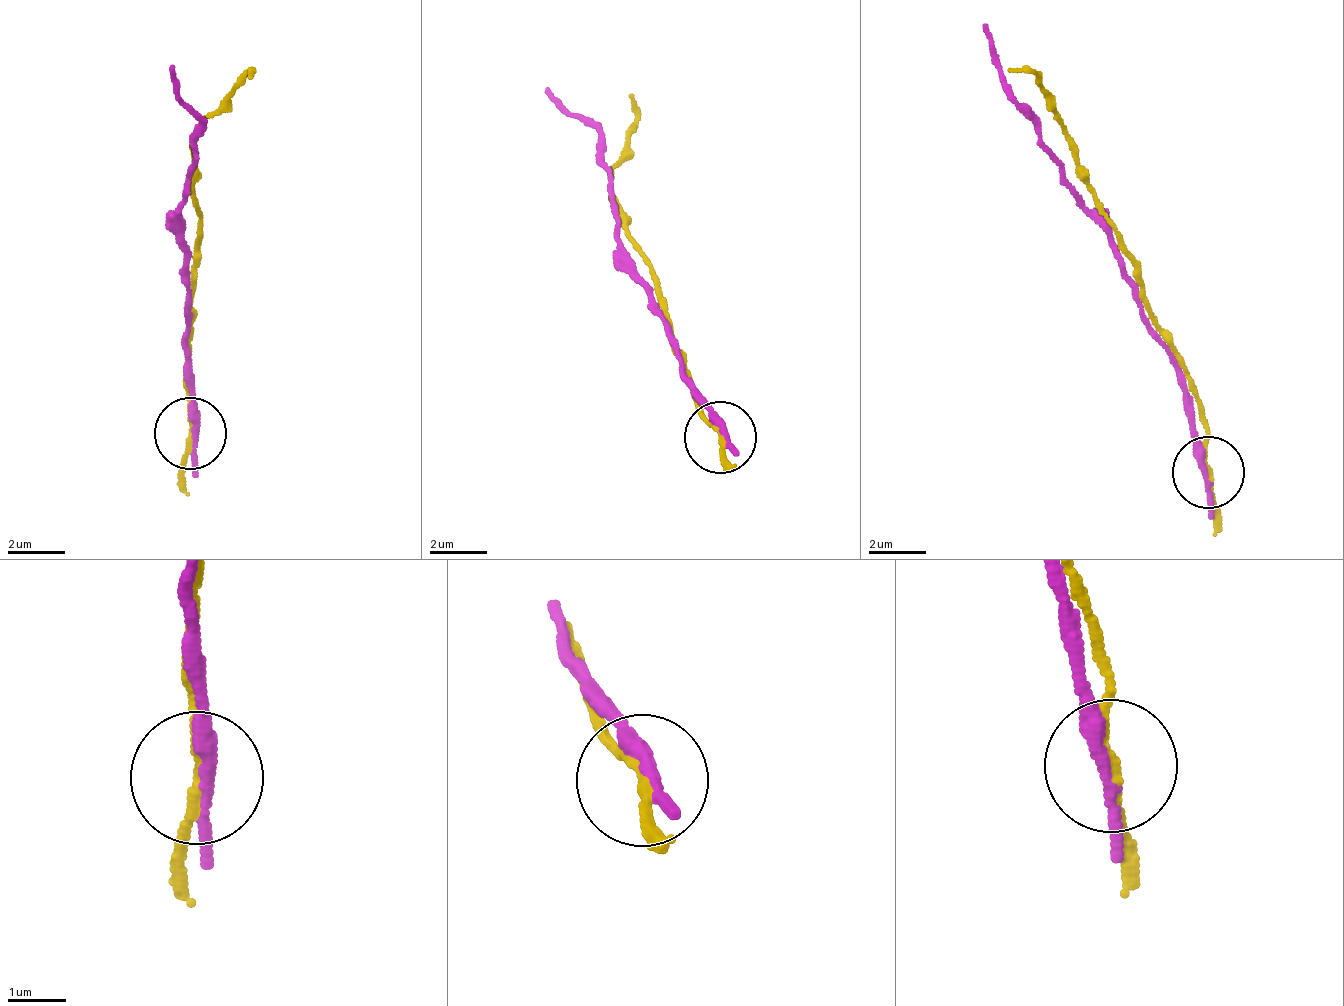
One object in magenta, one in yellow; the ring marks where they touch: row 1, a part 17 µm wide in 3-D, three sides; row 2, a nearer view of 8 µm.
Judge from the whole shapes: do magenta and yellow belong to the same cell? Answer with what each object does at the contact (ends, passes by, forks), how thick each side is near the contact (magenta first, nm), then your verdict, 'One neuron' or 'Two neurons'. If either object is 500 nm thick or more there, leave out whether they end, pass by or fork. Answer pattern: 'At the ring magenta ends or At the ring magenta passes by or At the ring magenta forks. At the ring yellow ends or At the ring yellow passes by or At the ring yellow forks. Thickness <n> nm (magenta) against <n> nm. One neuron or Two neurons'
At the ring magenta passes by. At the ring yellow passes by. Thickness 240 nm (magenta) against 180 nm. Two neurons

